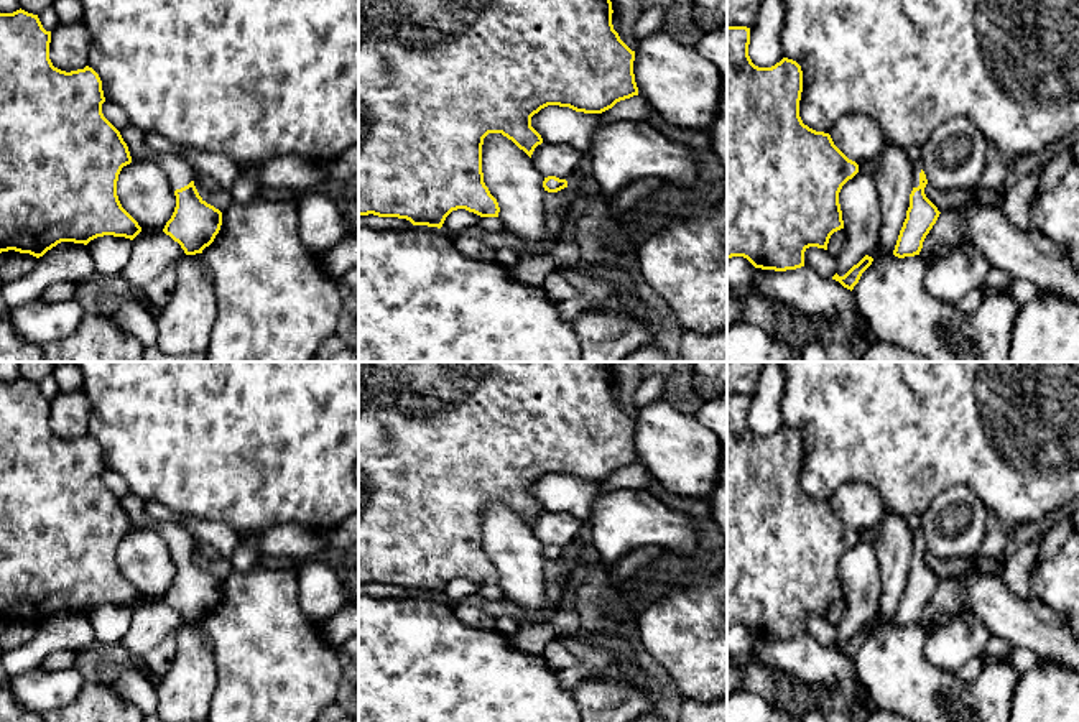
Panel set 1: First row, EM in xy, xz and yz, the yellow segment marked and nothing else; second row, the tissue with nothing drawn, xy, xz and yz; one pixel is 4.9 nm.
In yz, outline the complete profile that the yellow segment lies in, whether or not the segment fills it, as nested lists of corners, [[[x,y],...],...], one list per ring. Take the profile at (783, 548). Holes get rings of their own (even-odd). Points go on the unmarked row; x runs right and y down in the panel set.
[[[727,395],[727,628],[747,627],[755,636],[786,640],[804,635],[809,615],[827,618],[834,600],[844,597],[839,561],[859,541],[829,502],[803,492],[799,469],[801,434],[783,426],[771,436],[758,436],[748,424],[750,396]]]

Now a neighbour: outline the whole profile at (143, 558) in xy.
[[[132,530],[122,536],[117,564],[143,599],[163,600],[176,576],[168,543],[148,530]]]

